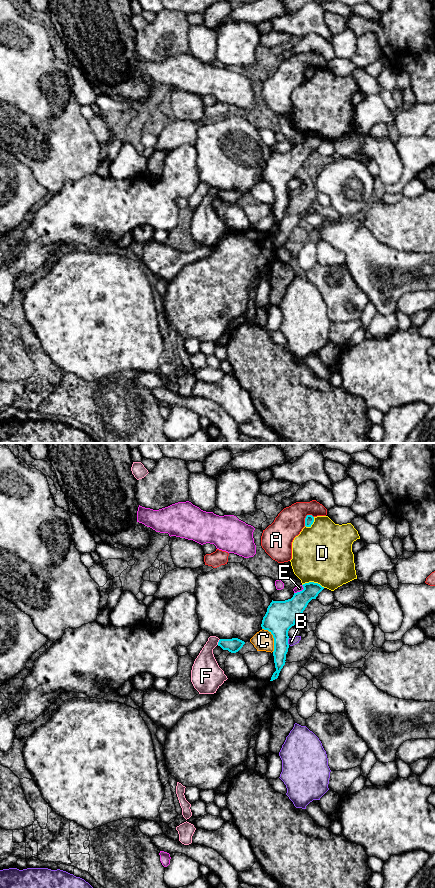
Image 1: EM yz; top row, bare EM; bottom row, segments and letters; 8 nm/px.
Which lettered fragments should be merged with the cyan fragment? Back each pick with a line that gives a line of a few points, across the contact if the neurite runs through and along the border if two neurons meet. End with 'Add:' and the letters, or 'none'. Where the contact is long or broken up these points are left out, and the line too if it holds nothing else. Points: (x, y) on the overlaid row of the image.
Add: none

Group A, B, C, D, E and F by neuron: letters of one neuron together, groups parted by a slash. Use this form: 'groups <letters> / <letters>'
groups A / B / C / D / E / F

